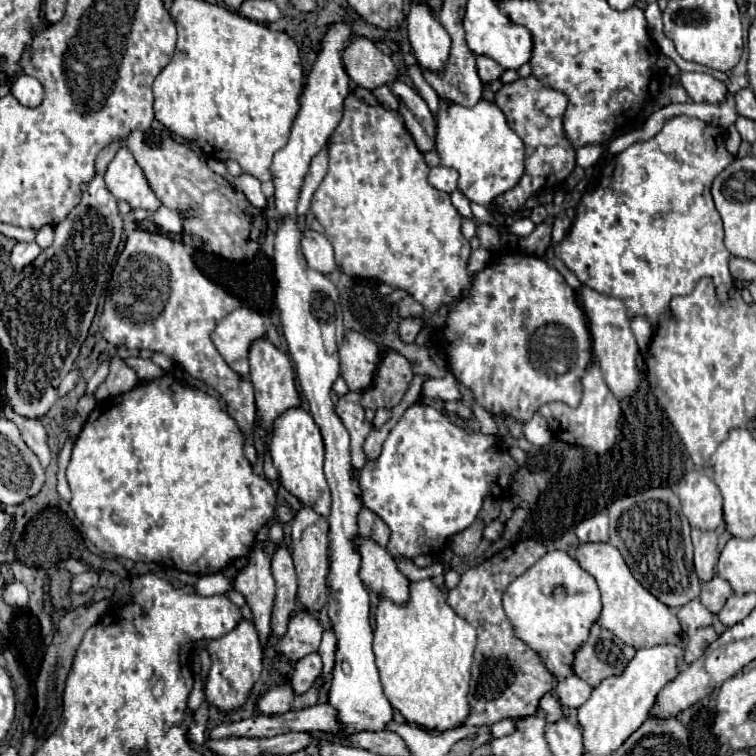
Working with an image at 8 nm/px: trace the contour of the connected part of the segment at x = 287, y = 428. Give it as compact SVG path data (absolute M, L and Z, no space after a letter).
M290 408L272 422L270 434L270 454L274 466L280 472L282 486L292 492L302 504L312 506L318 514L328 516L330 512L330 490L322 472L324 462L324 444L318 426L314 424L310 412L302 408Z

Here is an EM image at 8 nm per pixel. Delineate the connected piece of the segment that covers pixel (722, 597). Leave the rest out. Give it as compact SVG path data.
M714 576L710 582L702 584L702 594L700 594L700 602L712 612L718 614L724 606L724 602L728 600L728 596L732 596L732 586L728 586L728 582L724 582L722 578Z

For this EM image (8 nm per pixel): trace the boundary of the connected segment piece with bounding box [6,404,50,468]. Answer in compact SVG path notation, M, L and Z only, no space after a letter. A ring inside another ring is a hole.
M6 404L6 416L8 416L12 422L16 422L16 426L18 426L18 430L20 430L26 446L38 456L40 464L46 468L48 462L50 462L50 448L48 448L48 444L46 444L46 442L48 442L48 436L46 436L46 430L44 430L42 422L40 422L40 420L28 420L28 418L22 418L22 416L14 414L14 412L8 408L8 404Z

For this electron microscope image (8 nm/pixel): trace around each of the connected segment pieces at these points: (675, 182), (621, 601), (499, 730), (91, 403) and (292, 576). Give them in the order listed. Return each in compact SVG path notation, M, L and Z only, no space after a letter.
M674 116L674 118L666 120L662 130L654 138L650 138L646 142L636 142L636 144L628 146L624 152L620 152L618 156L612 158L612 174L610 174L608 182L600 182L594 192L586 192L582 196L582 200L580 200L580 204L576 208L576 220L574 220L570 232L564 236L564 240L558 246L554 246L554 254L576 274L576 278L584 286L588 286L588 288L592 288L592 290L596 290L600 294L620 298L624 302L630 318L636 316L636 314L642 314L652 324L660 322L660 318L662 318L664 310L668 308L668 302L670 302L672 296L686 296L686 294L690 294L694 290L694 284L702 276L710 276L714 280L714 284L716 284L718 294L722 294L720 298L726 298L728 290L732 288L732 276L728 272L728 260L730 260L732 254L724 246L724 228L722 228L720 214L714 208L710 186L712 186L716 174L720 174L720 170L728 168L734 160L736 160L736 156L726 150L726 138L724 138L724 130L722 128L710 126L710 124L706 124L706 122L698 120L698 118L692 118L692 116Z
M584 542L576 548L578 564L596 580L602 594L602 612L598 624L616 634L622 642L638 648L676 642L682 630L674 610L656 600L642 584L632 576L622 554L608 542Z
M500 720L500 722L496 722L492 728L492 736L494 738L500 738L500 736L508 736L508 734L512 734L514 732L514 720Z
M82 394L82 396L80 396L80 400L78 400L78 404L76 404L76 412L78 412L78 416L80 416L82 420L86 420L94 406L96 406L94 396L90 396L90 394Z
M278 546L272 556L272 574L276 580L276 598L272 610L272 636L282 638L296 604L296 572L286 546Z

